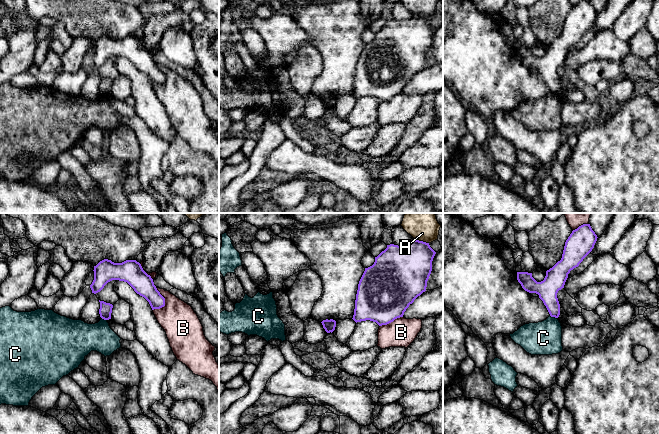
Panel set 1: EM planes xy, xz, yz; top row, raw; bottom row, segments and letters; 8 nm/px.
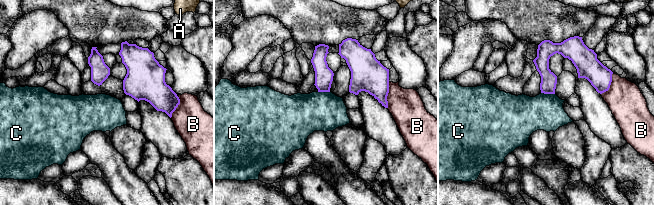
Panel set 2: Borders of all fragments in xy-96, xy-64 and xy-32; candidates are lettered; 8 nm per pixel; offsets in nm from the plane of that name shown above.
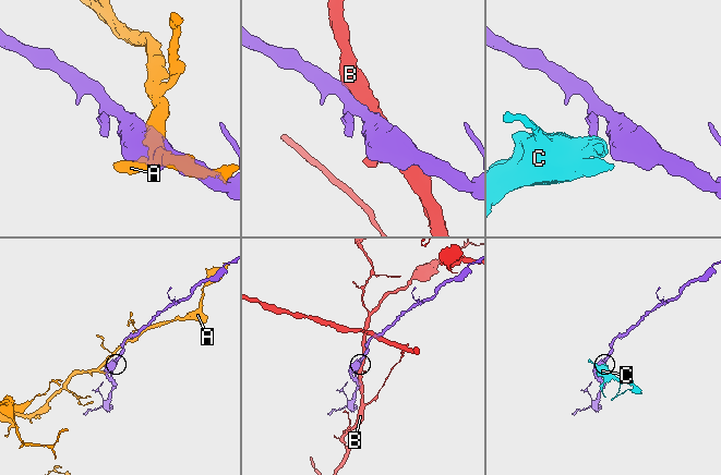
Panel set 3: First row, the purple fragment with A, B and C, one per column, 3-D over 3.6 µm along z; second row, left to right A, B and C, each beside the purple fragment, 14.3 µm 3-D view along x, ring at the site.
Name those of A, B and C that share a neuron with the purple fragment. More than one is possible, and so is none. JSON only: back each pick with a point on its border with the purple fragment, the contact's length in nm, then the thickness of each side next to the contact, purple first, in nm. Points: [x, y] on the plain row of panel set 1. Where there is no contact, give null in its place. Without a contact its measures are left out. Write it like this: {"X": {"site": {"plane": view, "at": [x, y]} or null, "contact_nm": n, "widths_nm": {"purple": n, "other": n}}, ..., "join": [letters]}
{"join": []}

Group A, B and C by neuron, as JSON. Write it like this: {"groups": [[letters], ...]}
{"groups": [["A", "C"], ["B"]]}

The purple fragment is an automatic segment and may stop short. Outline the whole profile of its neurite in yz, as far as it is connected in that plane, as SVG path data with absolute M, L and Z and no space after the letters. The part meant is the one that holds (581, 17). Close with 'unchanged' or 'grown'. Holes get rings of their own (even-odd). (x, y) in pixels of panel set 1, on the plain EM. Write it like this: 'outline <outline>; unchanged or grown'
outline M583 0L573 6L565 18L561 36L546 47L541 58L537 58L532 49L517 48L517 56L522 64L529 69L538 70L551 93L558 94L560 91L558 67L564 64L570 47L578 43L592 27L597 14L590 0Z; unchanged

